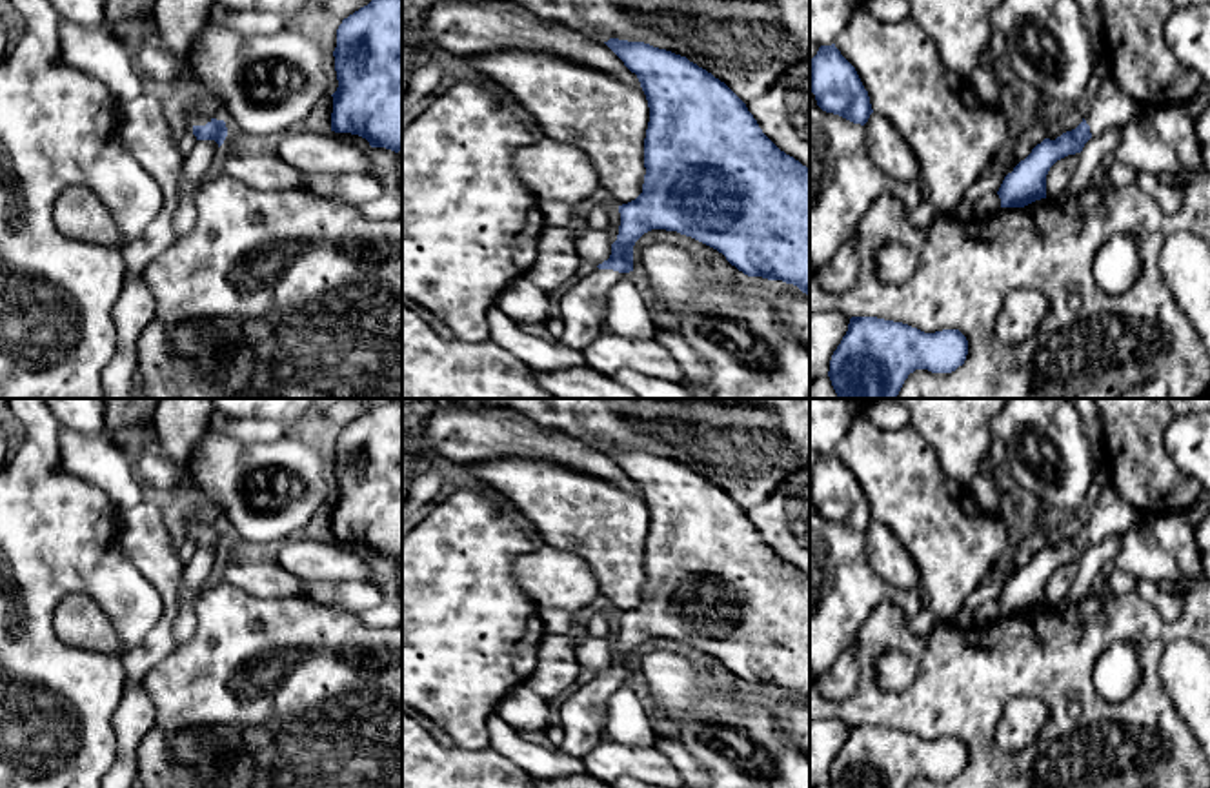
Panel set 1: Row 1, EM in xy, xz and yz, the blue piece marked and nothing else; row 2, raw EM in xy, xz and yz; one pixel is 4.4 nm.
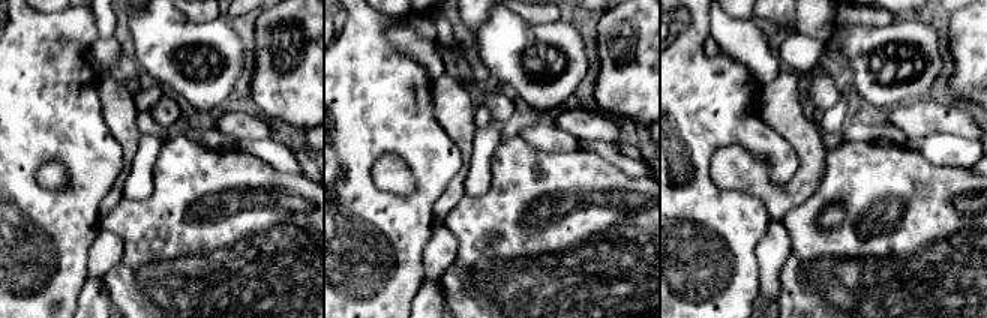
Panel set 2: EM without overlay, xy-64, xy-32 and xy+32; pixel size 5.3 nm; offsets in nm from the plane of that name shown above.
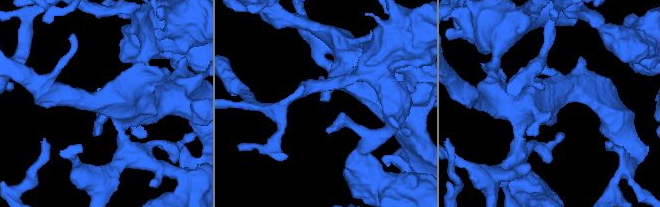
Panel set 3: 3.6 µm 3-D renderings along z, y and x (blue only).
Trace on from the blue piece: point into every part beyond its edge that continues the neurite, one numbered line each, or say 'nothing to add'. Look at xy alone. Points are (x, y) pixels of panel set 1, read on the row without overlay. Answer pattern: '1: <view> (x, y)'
1: xy (195, 523)

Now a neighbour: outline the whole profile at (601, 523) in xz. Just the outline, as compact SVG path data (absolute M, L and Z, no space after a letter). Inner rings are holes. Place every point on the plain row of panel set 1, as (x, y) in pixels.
M495 457L466 470L509 500L544 546L580 557L619 613L642 601L650 515L640 495L531 457Z

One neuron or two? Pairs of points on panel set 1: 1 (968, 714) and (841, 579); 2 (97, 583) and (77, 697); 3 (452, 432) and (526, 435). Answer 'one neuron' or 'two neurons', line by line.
1: two neurons
2: one neuron
3: one neuron

